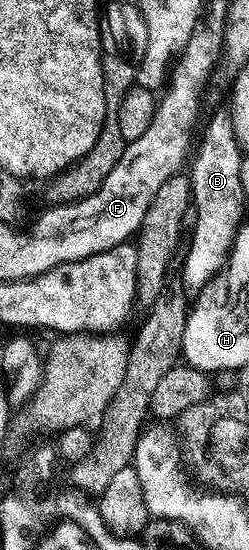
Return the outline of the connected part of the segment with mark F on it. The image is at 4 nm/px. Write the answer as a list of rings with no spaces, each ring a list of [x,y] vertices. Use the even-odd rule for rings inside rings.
[[[206,22],[194,27],[192,38],[188,38],[184,50],[176,57],[168,83],[161,93],[163,96],[157,97],[148,130],[144,130],[140,138],[127,143],[120,162],[112,166],[112,174],[104,178],[100,190],[81,200],[59,203],[59,208],[45,209],[41,213],[42,228],[38,228],[38,236],[42,236],[42,244],[38,244],[38,248],[42,248],[42,264],[38,264],[38,268],[48,271],[60,263],[100,254],[129,241],[137,233],[144,222],[144,214],[148,214],[148,206],[152,206],[152,198],[156,198],[156,190],[160,190],[168,178],[179,175],[191,155],[192,141],[199,127],[198,115],[202,112],[202,95],[214,67],[224,56],[222,31],[221,27],[213,28]]]

